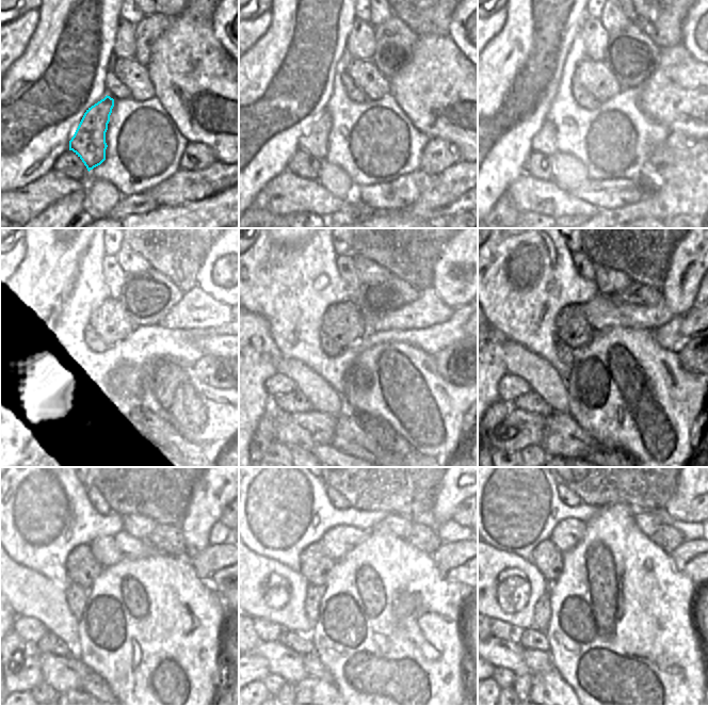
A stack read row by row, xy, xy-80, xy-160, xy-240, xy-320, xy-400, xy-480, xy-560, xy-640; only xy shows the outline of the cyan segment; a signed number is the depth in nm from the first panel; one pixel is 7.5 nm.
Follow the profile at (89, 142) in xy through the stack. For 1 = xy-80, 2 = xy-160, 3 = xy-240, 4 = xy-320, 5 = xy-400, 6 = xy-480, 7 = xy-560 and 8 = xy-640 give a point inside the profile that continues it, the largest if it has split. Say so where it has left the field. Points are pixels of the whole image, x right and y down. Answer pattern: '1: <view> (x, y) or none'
1: xy-80 (315, 141)
2: xy-160 (544, 142)
3: xy-240 (53, 382)
4: xy-320 (278, 384)
5: xy-400 (510, 387)
6: xy-480 (30, 629)
7: xy-560 (267, 630)
8: xy-640 (500, 629)

